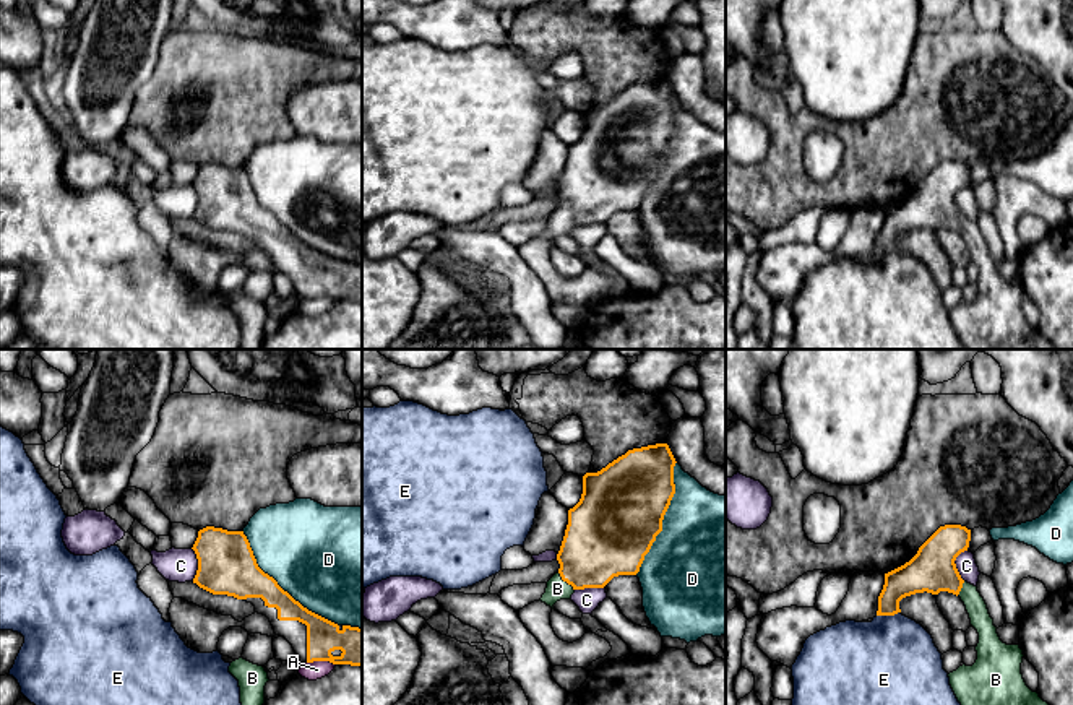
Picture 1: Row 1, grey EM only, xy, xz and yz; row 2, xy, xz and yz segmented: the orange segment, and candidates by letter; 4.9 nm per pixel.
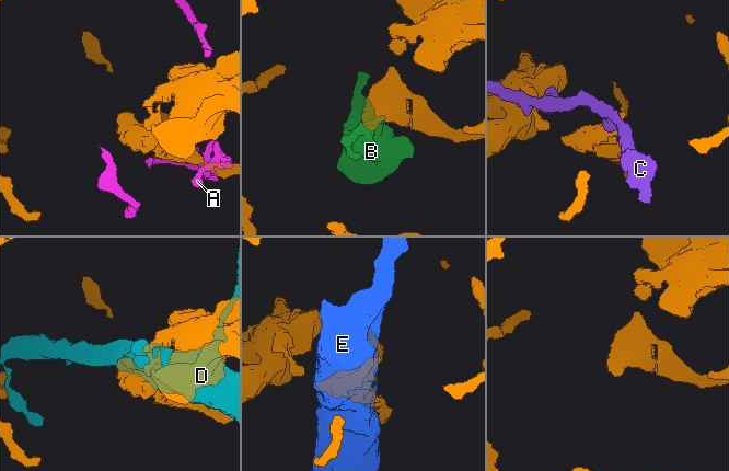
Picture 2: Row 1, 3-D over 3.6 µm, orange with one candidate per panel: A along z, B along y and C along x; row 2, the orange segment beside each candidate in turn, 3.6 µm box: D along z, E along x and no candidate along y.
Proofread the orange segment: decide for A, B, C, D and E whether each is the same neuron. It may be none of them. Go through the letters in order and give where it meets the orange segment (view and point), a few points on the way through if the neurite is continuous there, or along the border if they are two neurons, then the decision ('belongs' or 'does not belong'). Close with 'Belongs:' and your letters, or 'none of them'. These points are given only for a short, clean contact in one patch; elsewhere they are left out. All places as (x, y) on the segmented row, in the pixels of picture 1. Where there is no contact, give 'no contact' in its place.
A: xy (322, 660) | does not belong
B: xz (565, 580) | across xz (599, 543), (565, 580), (557, 588) | belongs
C: yz (955, 564) | does not belong
D: xy (280, 587) | does not belong
E: yz (888, 614) | does not belong
Belongs: B

